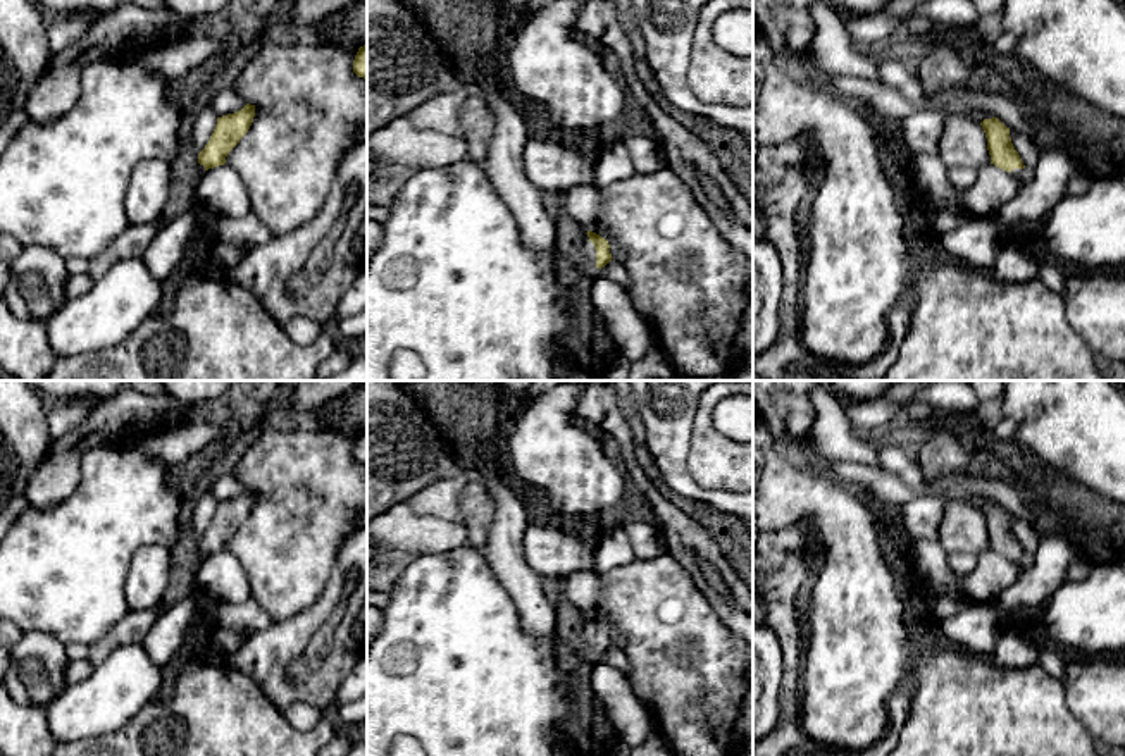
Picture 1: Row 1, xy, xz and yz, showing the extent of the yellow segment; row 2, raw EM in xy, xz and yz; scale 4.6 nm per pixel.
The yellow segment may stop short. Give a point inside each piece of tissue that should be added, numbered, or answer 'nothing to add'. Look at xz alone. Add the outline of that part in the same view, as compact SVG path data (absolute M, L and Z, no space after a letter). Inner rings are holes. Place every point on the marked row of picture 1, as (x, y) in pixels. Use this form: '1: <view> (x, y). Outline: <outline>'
1: xz (588, 248). Outline: M586 234L586 239L582 241L581 248L582 248L582 258L586 260L586 263L593 270L598 270L596 269L596 250L594 250L594 245L589 241L587 234Z

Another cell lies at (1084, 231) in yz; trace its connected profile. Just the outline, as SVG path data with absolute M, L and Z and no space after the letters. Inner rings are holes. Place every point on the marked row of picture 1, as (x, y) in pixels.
M1092 179L1078 195L1066 195L1042 220L1047 255L1065 269L1125 269L1125 181Z

